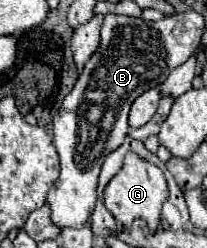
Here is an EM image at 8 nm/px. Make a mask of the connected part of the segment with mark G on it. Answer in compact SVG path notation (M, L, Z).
M129 152L125 156L123 168L111 178L111 182L105 188L105 206L113 214L113 218L119 224L123 224L125 228L129 228L133 224L133 220L141 218L147 222L149 230L157 230L161 206L167 200L167 196L169 196L169 192L167 192L167 182L165 182L163 172L155 164Z

